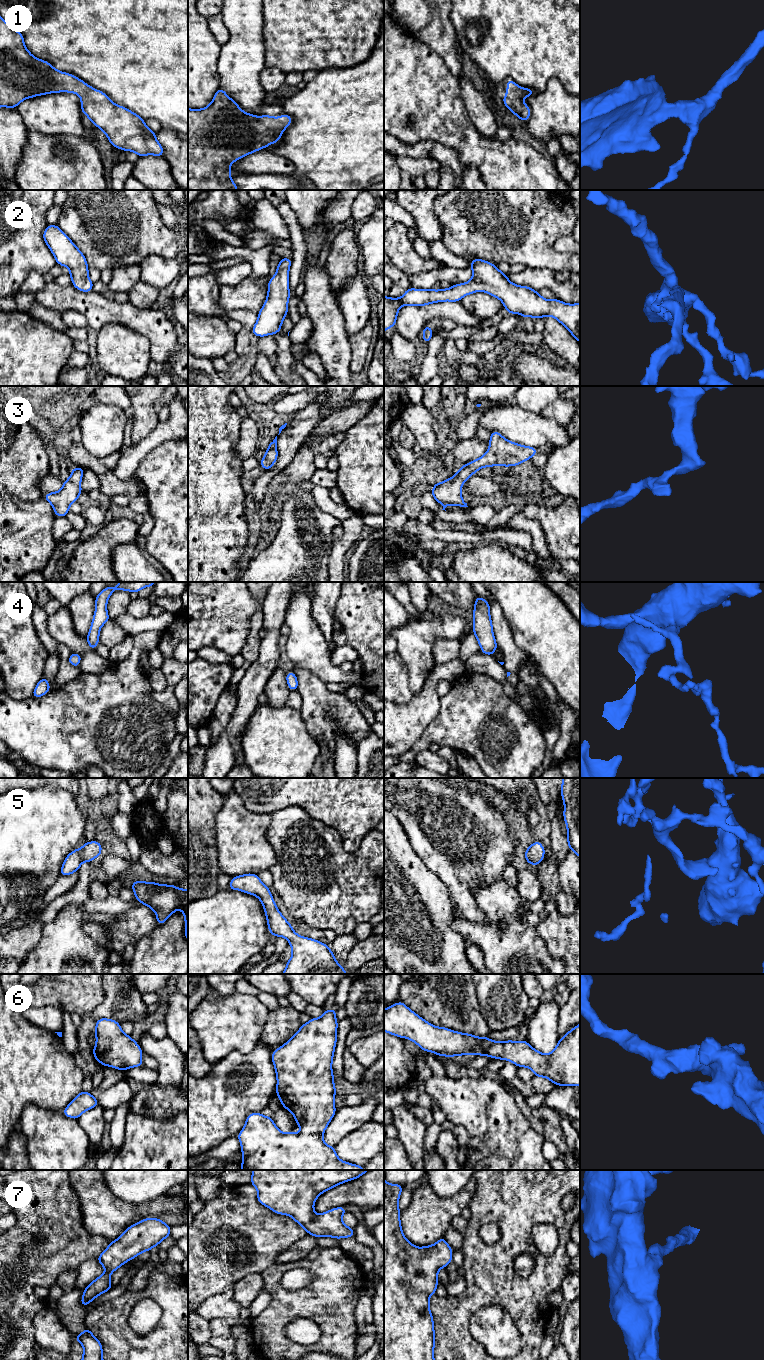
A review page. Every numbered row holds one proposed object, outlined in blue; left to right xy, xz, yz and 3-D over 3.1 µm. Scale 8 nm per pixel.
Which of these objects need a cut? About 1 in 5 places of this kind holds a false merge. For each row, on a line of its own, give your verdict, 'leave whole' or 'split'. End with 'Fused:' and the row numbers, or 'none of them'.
1: leave whole
2: leave whole
3: leave whole
4: leave whole
5: leave whole
6: leave whole
7: leave whole
Fused: none of them

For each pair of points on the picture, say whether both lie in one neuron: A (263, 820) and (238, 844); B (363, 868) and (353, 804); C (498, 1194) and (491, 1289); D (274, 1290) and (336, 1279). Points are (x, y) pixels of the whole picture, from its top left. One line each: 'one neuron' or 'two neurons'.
A: one neuron
B: two neurons
C: one neuron
D: one neuron

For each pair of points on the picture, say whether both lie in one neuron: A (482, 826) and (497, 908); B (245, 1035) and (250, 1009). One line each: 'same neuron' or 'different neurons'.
A: different neurons
B: same neuron

